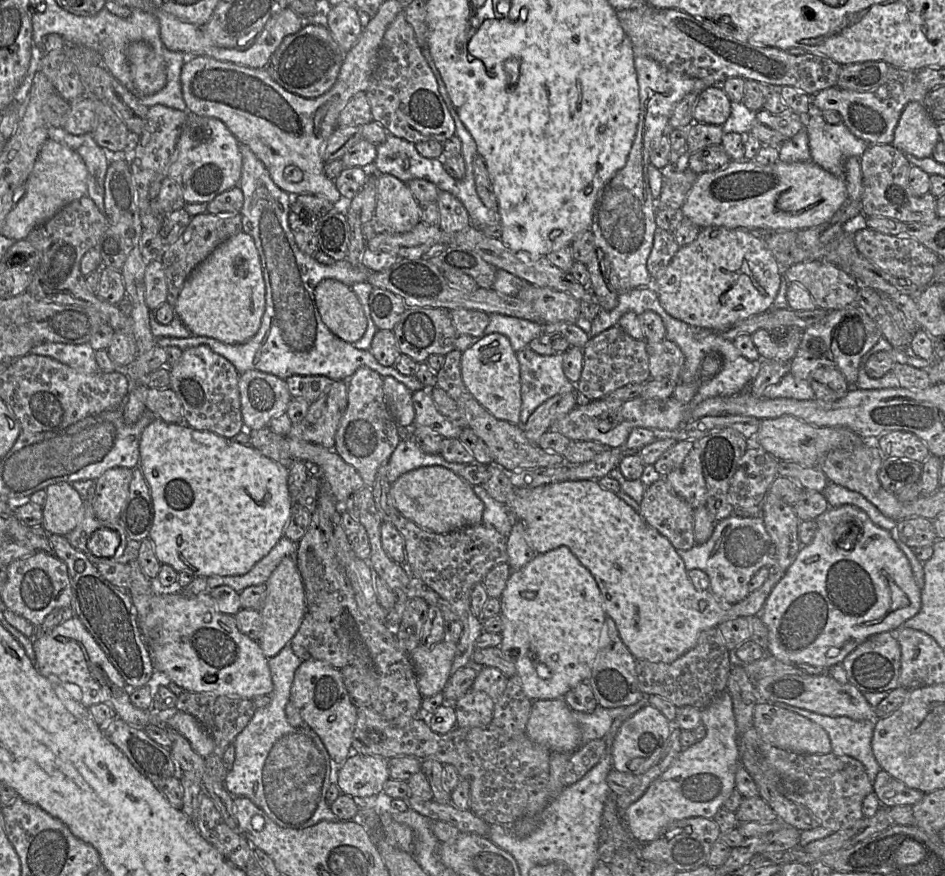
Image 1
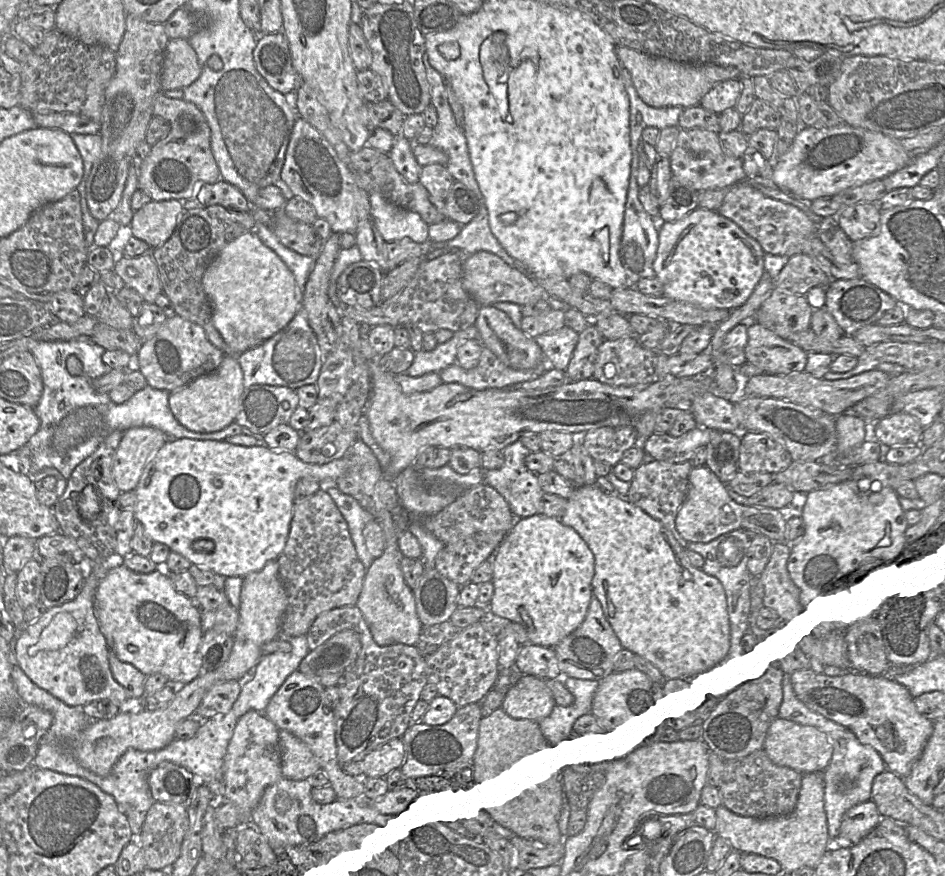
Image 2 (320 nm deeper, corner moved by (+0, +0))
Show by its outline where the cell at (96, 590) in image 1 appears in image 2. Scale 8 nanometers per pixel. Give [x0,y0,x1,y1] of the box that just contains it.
[110,650,147,701]

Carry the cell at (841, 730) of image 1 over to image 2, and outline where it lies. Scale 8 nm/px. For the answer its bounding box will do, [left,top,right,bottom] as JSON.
[779,663,887,845]

